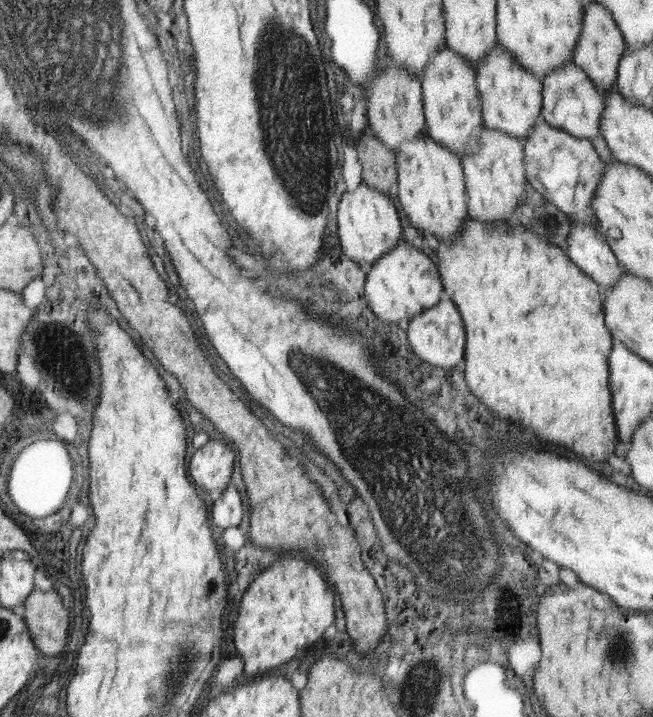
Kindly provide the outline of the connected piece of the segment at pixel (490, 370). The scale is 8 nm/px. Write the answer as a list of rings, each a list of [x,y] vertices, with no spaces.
[[[470,217],[464,222],[458,240],[442,241],[442,244],[435,241],[434,244],[438,249],[438,270],[441,270],[442,278],[445,279],[446,295],[456,303],[464,319],[465,378],[474,396],[477,396],[492,412],[496,412],[500,418],[510,418],[526,426],[526,430],[532,430],[532,434],[538,440],[558,448],[562,446],[564,450],[572,450],[574,454],[580,454],[594,462],[606,462],[613,455],[614,447],[620,440],[614,422],[612,390],[609,387],[609,358],[613,352],[614,338],[605,325],[604,304],[600,298],[598,284],[578,267],[566,252],[542,236],[538,236],[536,232],[528,230],[518,220],[506,222],[504,226],[504,223],[478,222]]]

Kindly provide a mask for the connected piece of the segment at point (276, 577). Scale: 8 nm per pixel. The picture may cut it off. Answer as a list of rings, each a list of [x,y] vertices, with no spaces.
[[[294,553],[278,558],[272,562],[264,572],[260,572],[250,582],[240,606],[238,606],[238,618],[234,622],[234,646],[240,652],[244,660],[244,670],[251,678],[266,675],[266,670],[276,668],[280,664],[290,662],[292,656],[298,656],[298,652],[322,638],[328,626],[334,624],[334,594],[332,589],[328,590],[324,578],[318,574],[318,570],[308,564],[308,560],[296,560]]]

